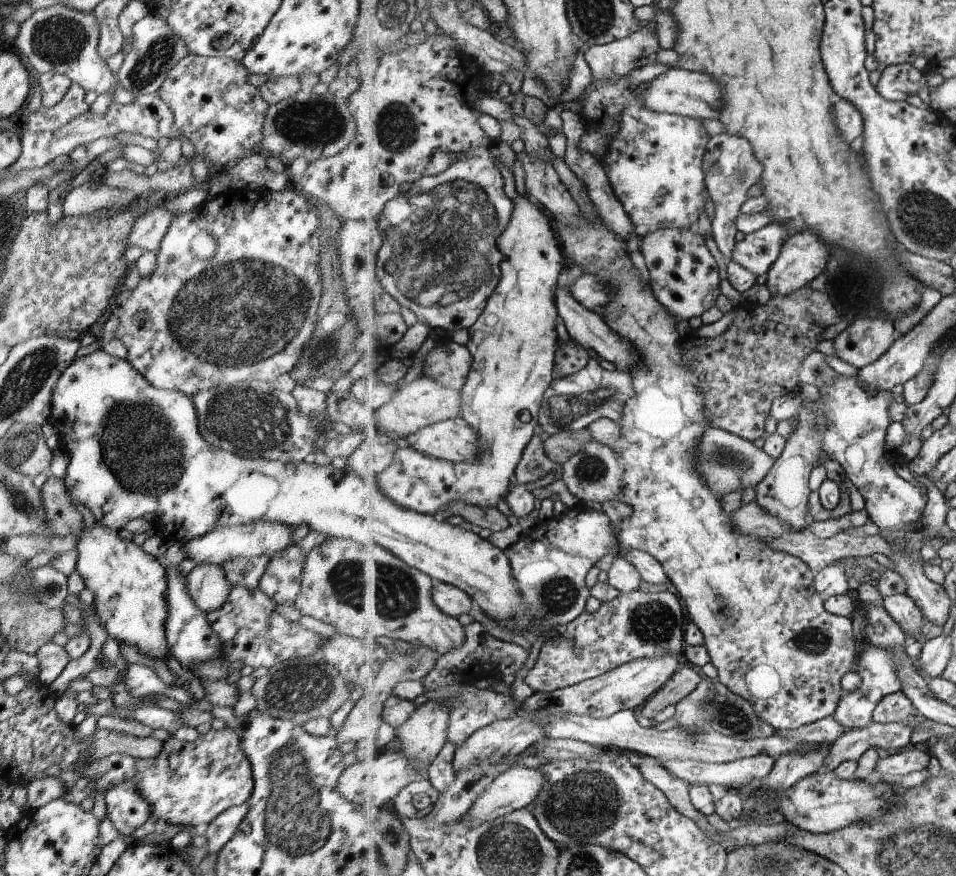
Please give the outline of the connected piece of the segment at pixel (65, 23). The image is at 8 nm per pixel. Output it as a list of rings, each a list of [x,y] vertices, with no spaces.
[[[63,4],[33,11],[20,26],[20,32],[13,43],[14,50],[28,69],[39,72],[57,72],[75,82],[83,91],[113,95],[115,76],[106,62],[97,54],[99,26],[92,12],[79,12]]]

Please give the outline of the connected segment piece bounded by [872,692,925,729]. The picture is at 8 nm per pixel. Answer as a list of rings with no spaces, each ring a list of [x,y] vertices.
[[[897,692],[885,699],[876,707],[873,722],[891,724],[891,722],[909,722],[911,728],[917,728],[925,718],[914,708],[907,694]]]

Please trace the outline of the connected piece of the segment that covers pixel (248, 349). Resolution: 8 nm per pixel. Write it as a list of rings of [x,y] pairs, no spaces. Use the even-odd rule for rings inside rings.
[[[288,186],[279,191],[268,191],[261,187],[258,190],[230,189],[213,198],[206,198],[204,202],[192,212],[183,213],[173,217],[167,231],[157,248],[155,268],[149,276],[140,278],[134,289],[128,290],[121,282],[117,293],[109,300],[107,315],[115,316],[119,320],[114,333],[114,338],[119,339],[127,350],[127,363],[136,371],[150,386],[167,391],[175,390],[191,397],[199,390],[208,390],[210,387],[219,386],[223,380],[225,384],[237,384],[252,380],[272,383],[277,376],[286,374],[297,364],[301,358],[303,346],[313,334],[315,326],[317,305],[321,298],[321,278],[318,267],[319,247],[323,235],[327,235],[320,227],[315,202],[301,195],[294,186]],[[137,312],[143,312],[145,318],[135,323],[133,316]]]

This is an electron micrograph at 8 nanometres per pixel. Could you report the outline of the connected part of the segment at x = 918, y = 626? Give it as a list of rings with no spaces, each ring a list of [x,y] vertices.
[[[906,593],[886,597],[883,599],[883,603],[889,615],[906,634],[913,634],[913,637],[921,634],[924,615]]]

